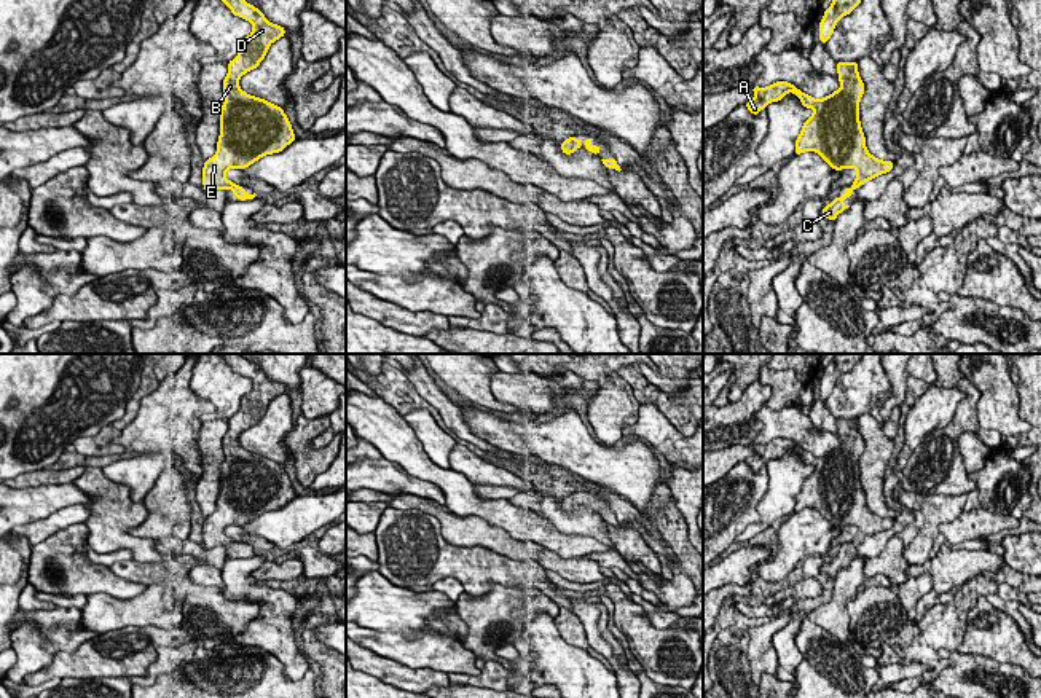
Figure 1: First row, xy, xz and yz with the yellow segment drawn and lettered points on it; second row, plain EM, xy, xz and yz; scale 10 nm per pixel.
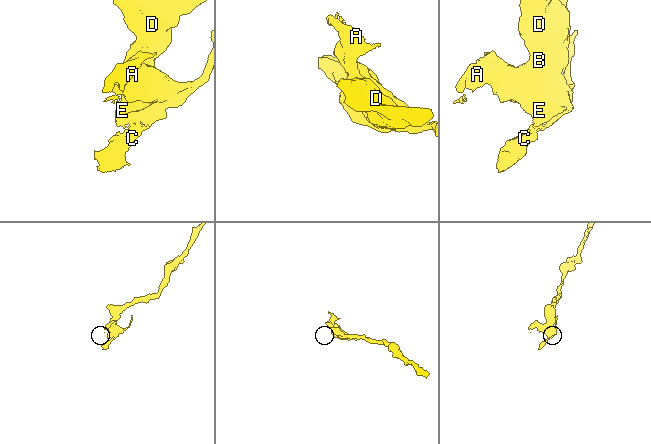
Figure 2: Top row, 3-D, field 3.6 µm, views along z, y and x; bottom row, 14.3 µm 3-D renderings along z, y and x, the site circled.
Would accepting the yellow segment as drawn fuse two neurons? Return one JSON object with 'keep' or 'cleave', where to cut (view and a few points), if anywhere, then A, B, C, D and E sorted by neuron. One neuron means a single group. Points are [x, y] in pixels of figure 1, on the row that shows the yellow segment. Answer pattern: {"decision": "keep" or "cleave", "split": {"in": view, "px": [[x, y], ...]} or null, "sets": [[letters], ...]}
{"decision": "keep", "split": null, "sets": [["A", "B", "C", "D", "E"]]}

